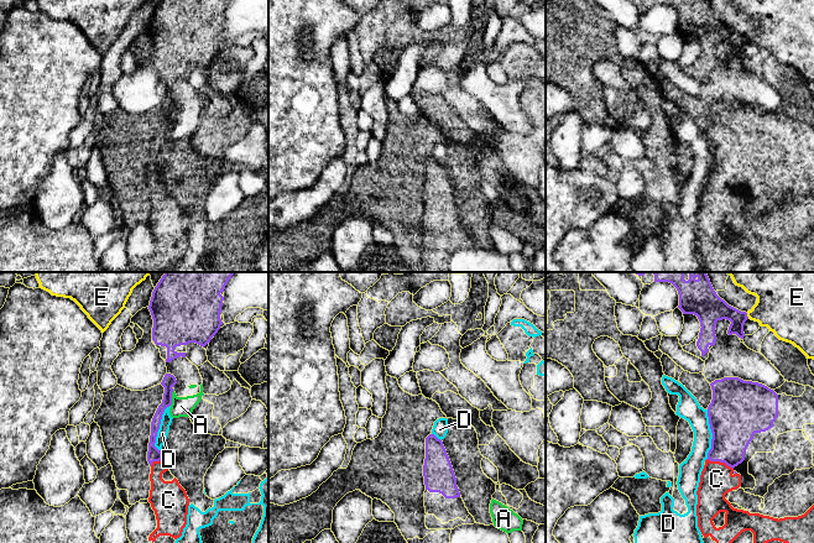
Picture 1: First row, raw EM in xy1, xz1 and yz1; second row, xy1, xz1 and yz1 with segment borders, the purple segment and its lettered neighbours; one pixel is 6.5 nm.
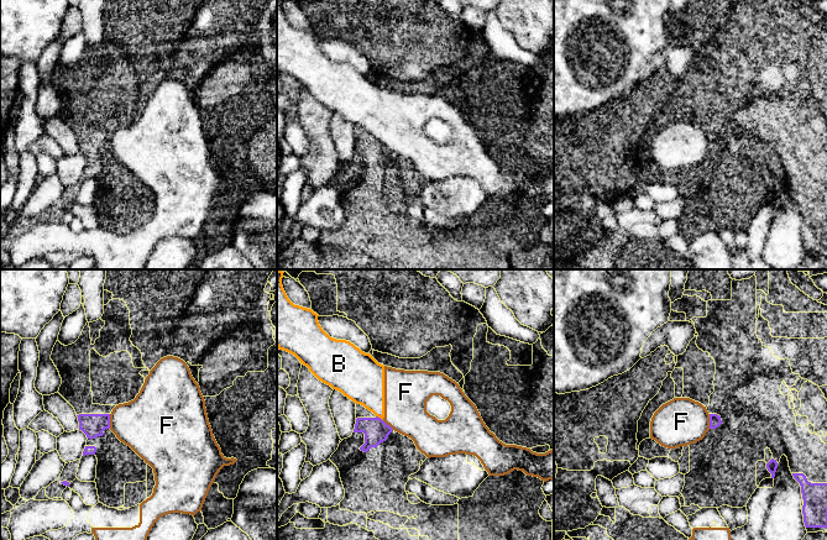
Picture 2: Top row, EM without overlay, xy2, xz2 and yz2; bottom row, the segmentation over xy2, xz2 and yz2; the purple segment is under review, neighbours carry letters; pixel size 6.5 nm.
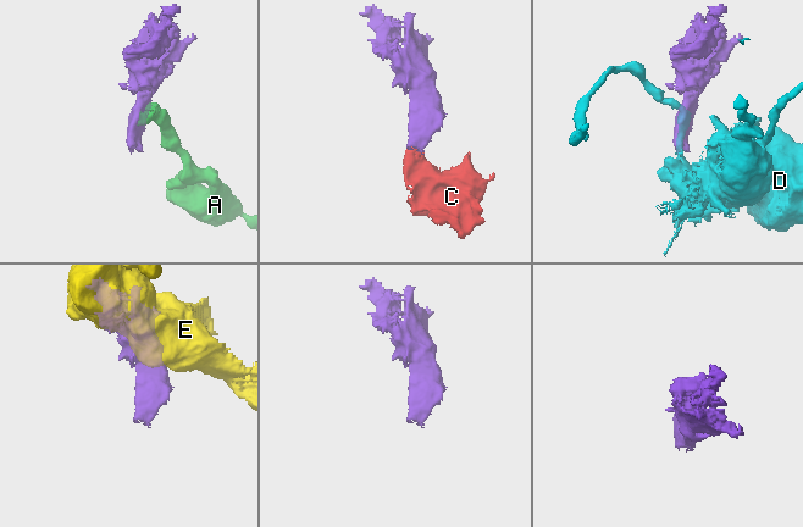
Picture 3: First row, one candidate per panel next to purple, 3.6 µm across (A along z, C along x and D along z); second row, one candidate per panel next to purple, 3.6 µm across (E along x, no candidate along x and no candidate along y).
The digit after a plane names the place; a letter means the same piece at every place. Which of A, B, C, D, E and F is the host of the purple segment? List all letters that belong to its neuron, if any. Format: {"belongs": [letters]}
{"belongs": ["C"]}

